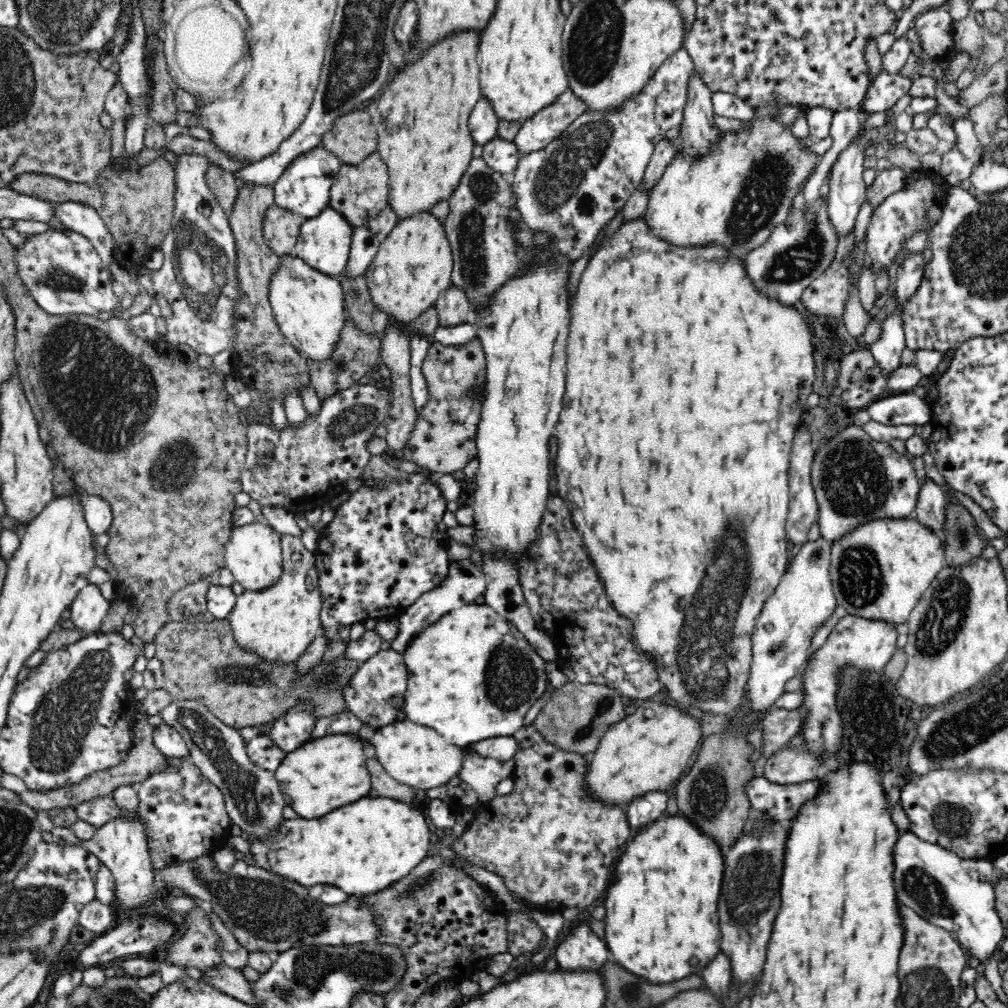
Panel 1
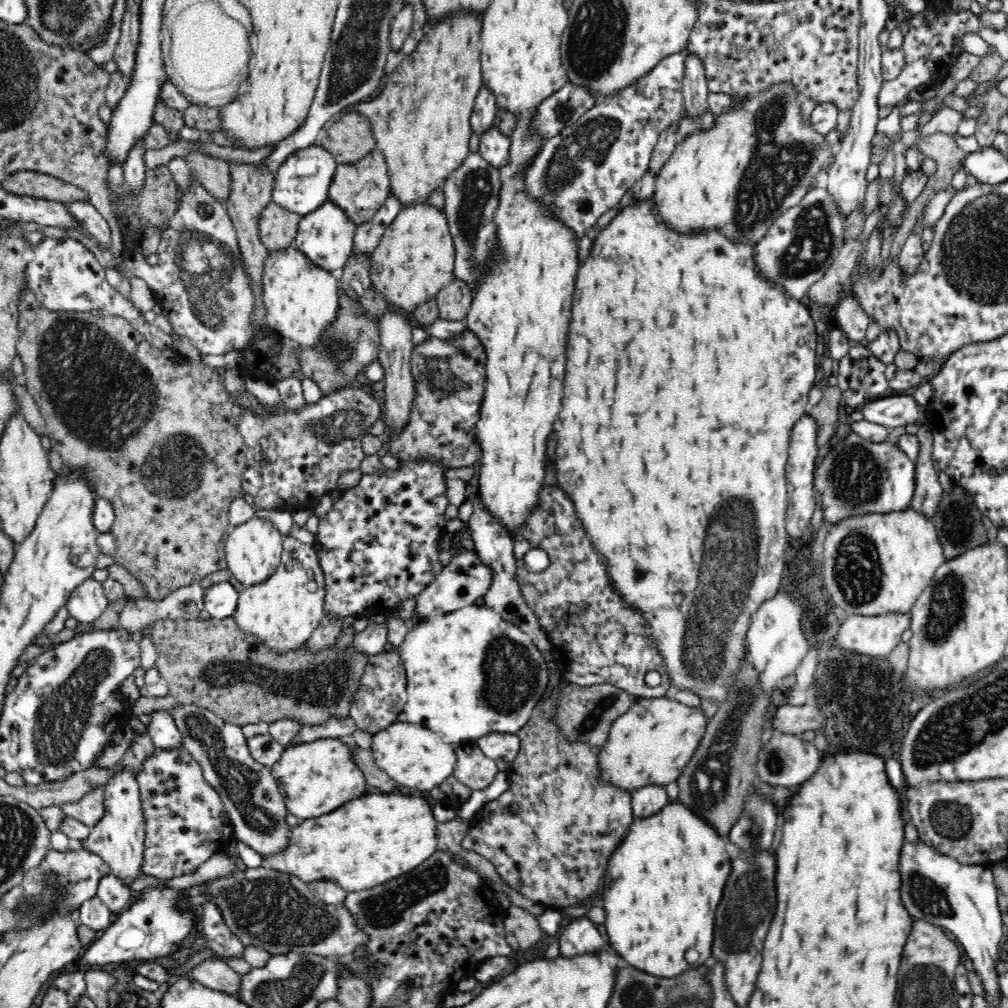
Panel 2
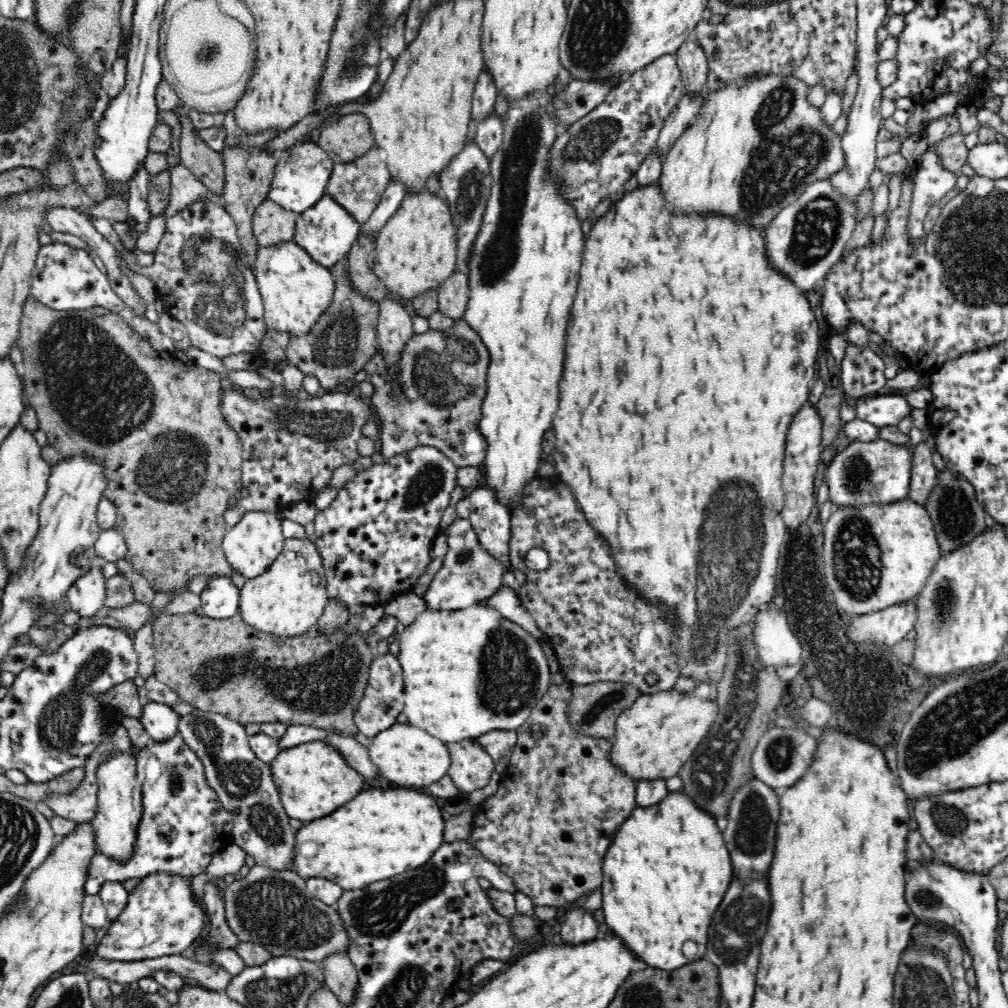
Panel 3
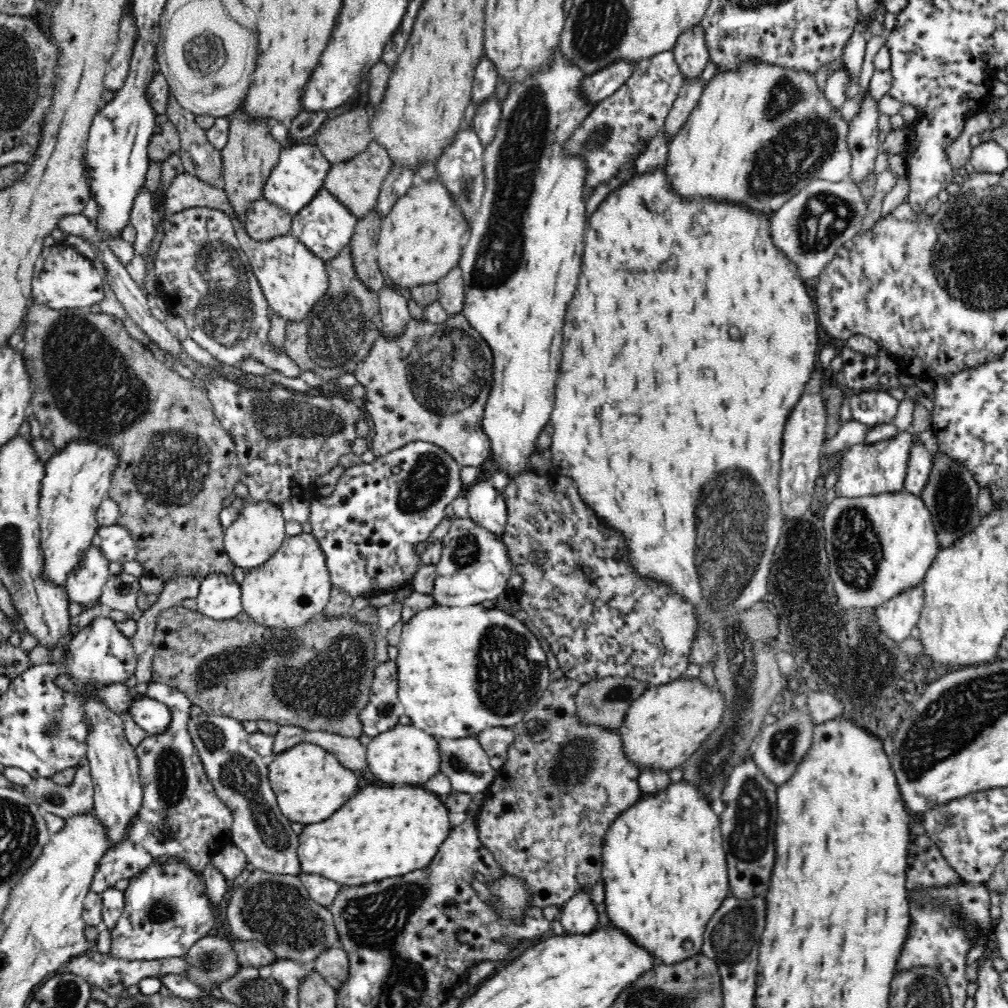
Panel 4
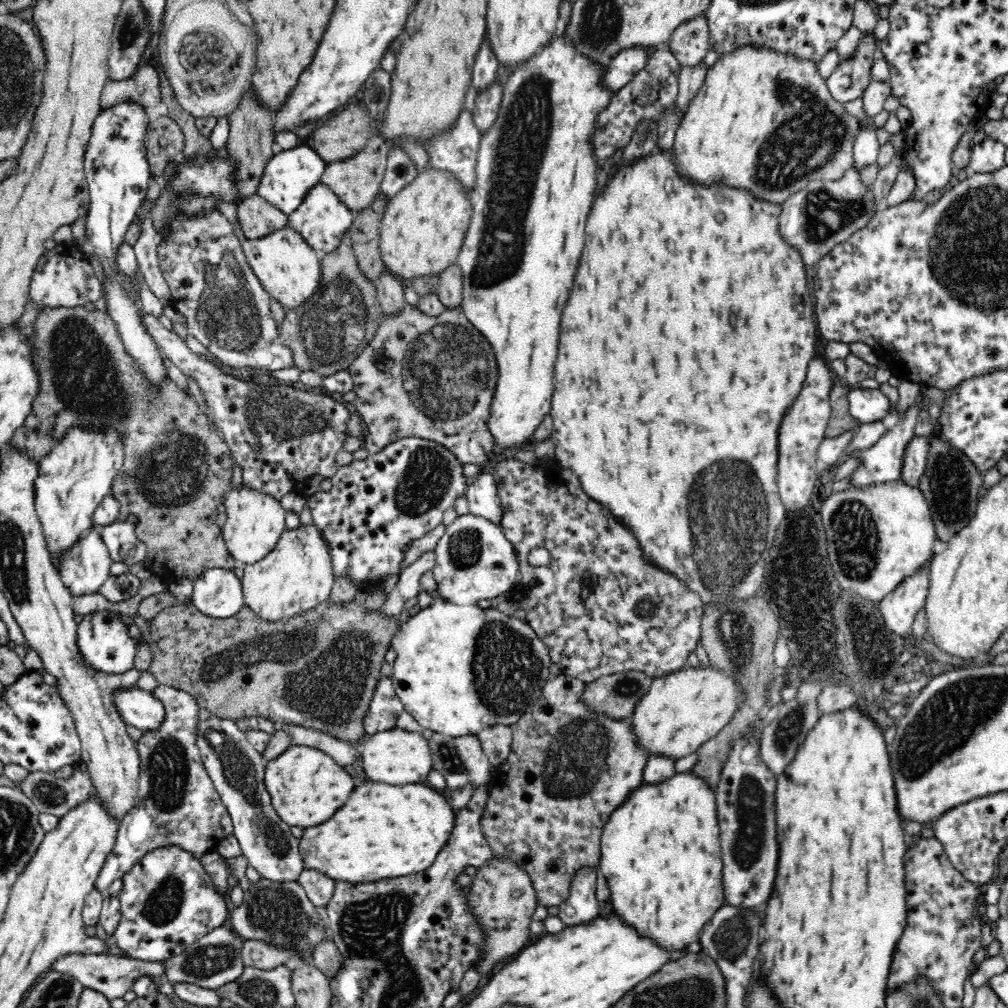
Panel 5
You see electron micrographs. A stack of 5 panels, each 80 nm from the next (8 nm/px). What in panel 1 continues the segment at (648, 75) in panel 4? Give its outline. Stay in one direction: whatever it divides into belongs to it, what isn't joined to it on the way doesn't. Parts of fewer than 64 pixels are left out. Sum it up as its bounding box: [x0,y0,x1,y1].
[509,48,695,260]

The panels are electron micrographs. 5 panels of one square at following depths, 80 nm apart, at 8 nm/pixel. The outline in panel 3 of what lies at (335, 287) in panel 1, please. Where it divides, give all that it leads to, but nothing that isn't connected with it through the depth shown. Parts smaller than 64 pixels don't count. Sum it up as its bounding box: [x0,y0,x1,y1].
[252,240,334,335]

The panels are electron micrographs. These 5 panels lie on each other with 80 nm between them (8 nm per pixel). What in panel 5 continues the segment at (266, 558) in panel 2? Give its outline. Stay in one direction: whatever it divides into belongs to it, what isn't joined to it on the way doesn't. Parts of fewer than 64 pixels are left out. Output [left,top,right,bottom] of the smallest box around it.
[221,483,287,564]

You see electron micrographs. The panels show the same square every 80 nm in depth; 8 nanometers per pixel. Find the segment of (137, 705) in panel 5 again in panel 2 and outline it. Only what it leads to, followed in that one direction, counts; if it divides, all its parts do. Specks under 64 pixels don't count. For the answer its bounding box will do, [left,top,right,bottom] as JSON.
[147,709,183,749]

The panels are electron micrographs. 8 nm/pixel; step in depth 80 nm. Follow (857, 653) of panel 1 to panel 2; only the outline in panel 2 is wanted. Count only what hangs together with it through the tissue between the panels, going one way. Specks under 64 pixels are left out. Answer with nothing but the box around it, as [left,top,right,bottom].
[836,612,910,658]

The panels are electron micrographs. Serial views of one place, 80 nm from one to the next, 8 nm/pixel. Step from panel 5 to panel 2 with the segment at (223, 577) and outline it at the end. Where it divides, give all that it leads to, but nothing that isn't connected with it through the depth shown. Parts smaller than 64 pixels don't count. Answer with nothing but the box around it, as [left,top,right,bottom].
[204,580,239,619]

